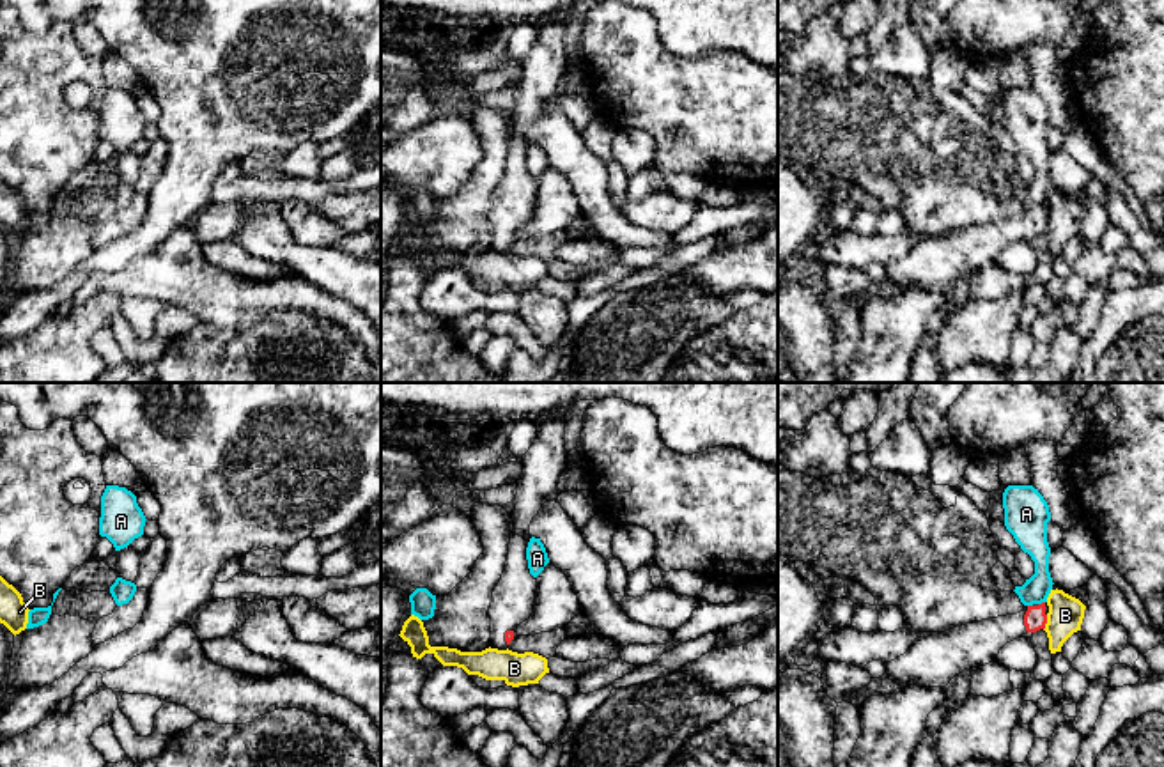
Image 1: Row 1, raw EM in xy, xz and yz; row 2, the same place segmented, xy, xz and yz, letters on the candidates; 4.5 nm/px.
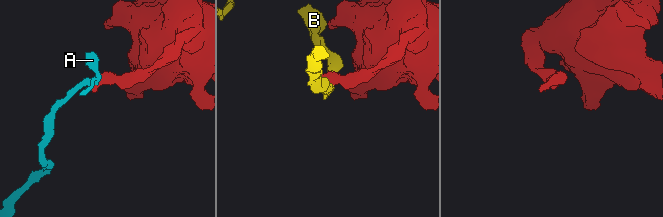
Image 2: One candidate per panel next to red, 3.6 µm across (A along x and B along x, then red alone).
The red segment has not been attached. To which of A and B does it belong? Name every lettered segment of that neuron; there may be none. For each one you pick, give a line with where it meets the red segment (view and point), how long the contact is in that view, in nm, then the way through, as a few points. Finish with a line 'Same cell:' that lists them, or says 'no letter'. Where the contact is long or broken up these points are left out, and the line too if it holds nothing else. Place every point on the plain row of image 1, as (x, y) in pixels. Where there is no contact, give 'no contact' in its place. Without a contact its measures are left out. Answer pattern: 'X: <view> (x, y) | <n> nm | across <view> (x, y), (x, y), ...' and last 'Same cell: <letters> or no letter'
Same cell: no letter

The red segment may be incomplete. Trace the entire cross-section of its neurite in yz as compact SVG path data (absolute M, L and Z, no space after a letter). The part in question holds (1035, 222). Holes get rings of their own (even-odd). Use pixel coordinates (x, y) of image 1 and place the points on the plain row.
M1042 205L1026 209L1017 218L918 237L911 252L888 266L886 276L872 282L850 306L859 314L870 299L893 298L902 291L946 291L964 273L992 266L1006 246L1044 234L1047 216L1049 209Z

